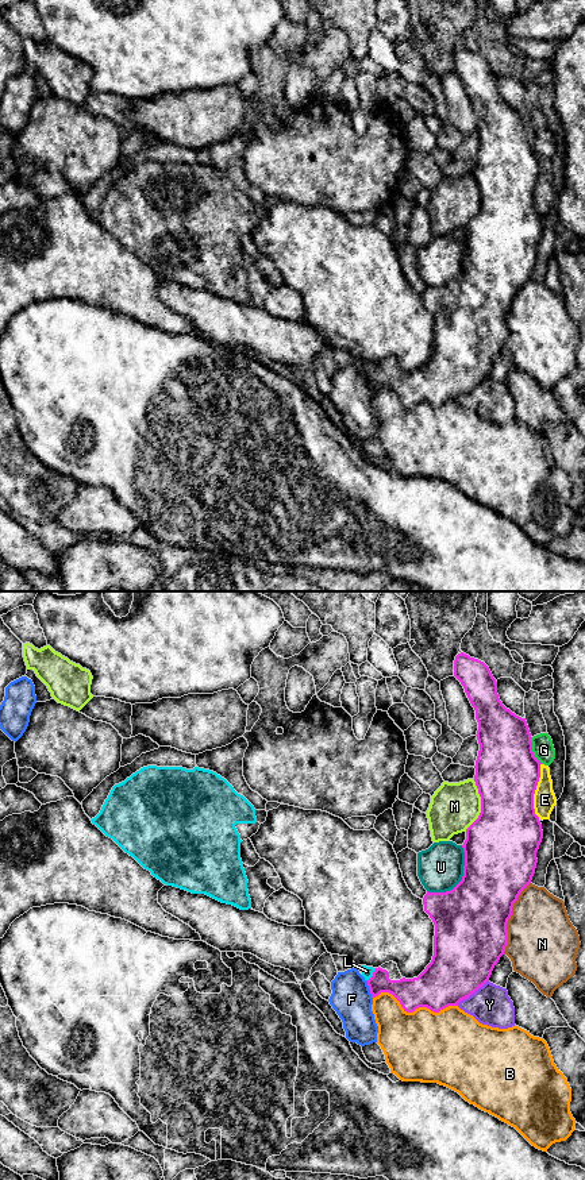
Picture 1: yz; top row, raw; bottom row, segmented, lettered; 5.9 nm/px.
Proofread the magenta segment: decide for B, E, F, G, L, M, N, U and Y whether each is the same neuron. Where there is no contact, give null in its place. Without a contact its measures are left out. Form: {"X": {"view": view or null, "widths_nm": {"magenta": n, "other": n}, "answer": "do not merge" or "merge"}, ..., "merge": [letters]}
{"B": {"view": "yz", "widths_nm": {"magenta": 300, "other": 420}, "answer": "do not merge"}, "E": {"view": "yz", "widths_nm": {"magenta": 380, "other": 130}, "answer": "do not merge"}, "F": {"view": "yz", "widths_nm": {"magenta": 180, "other": 240}, "answer": "do not merge"}, "G": {"view": "yz", "widths_nm": {"magenta": 380, "other": 130}, "answer": "do not merge"}, "L": {"view": "yz", "widths_nm": {"magenta": 180, "other": 60}, "answer": "do not merge"}, "M": {"view": "yz", "widths_nm": {"magenta": 420, "other": 280}, "answer": "do not merge"}, "N": {"view": "yz", "widths_nm": {"magenta": 440, "other": 420}, "answer": "do not merge"}, "U": {"view": "yz", "widths_nm": {"magenta": 440, "other": 280}, "answer": "do not merge"}, "Y": {"view": "yz", "widths_nm": {"magenta": 380, "other": 240}, "answer": "do not merge"}, "merge": []}

